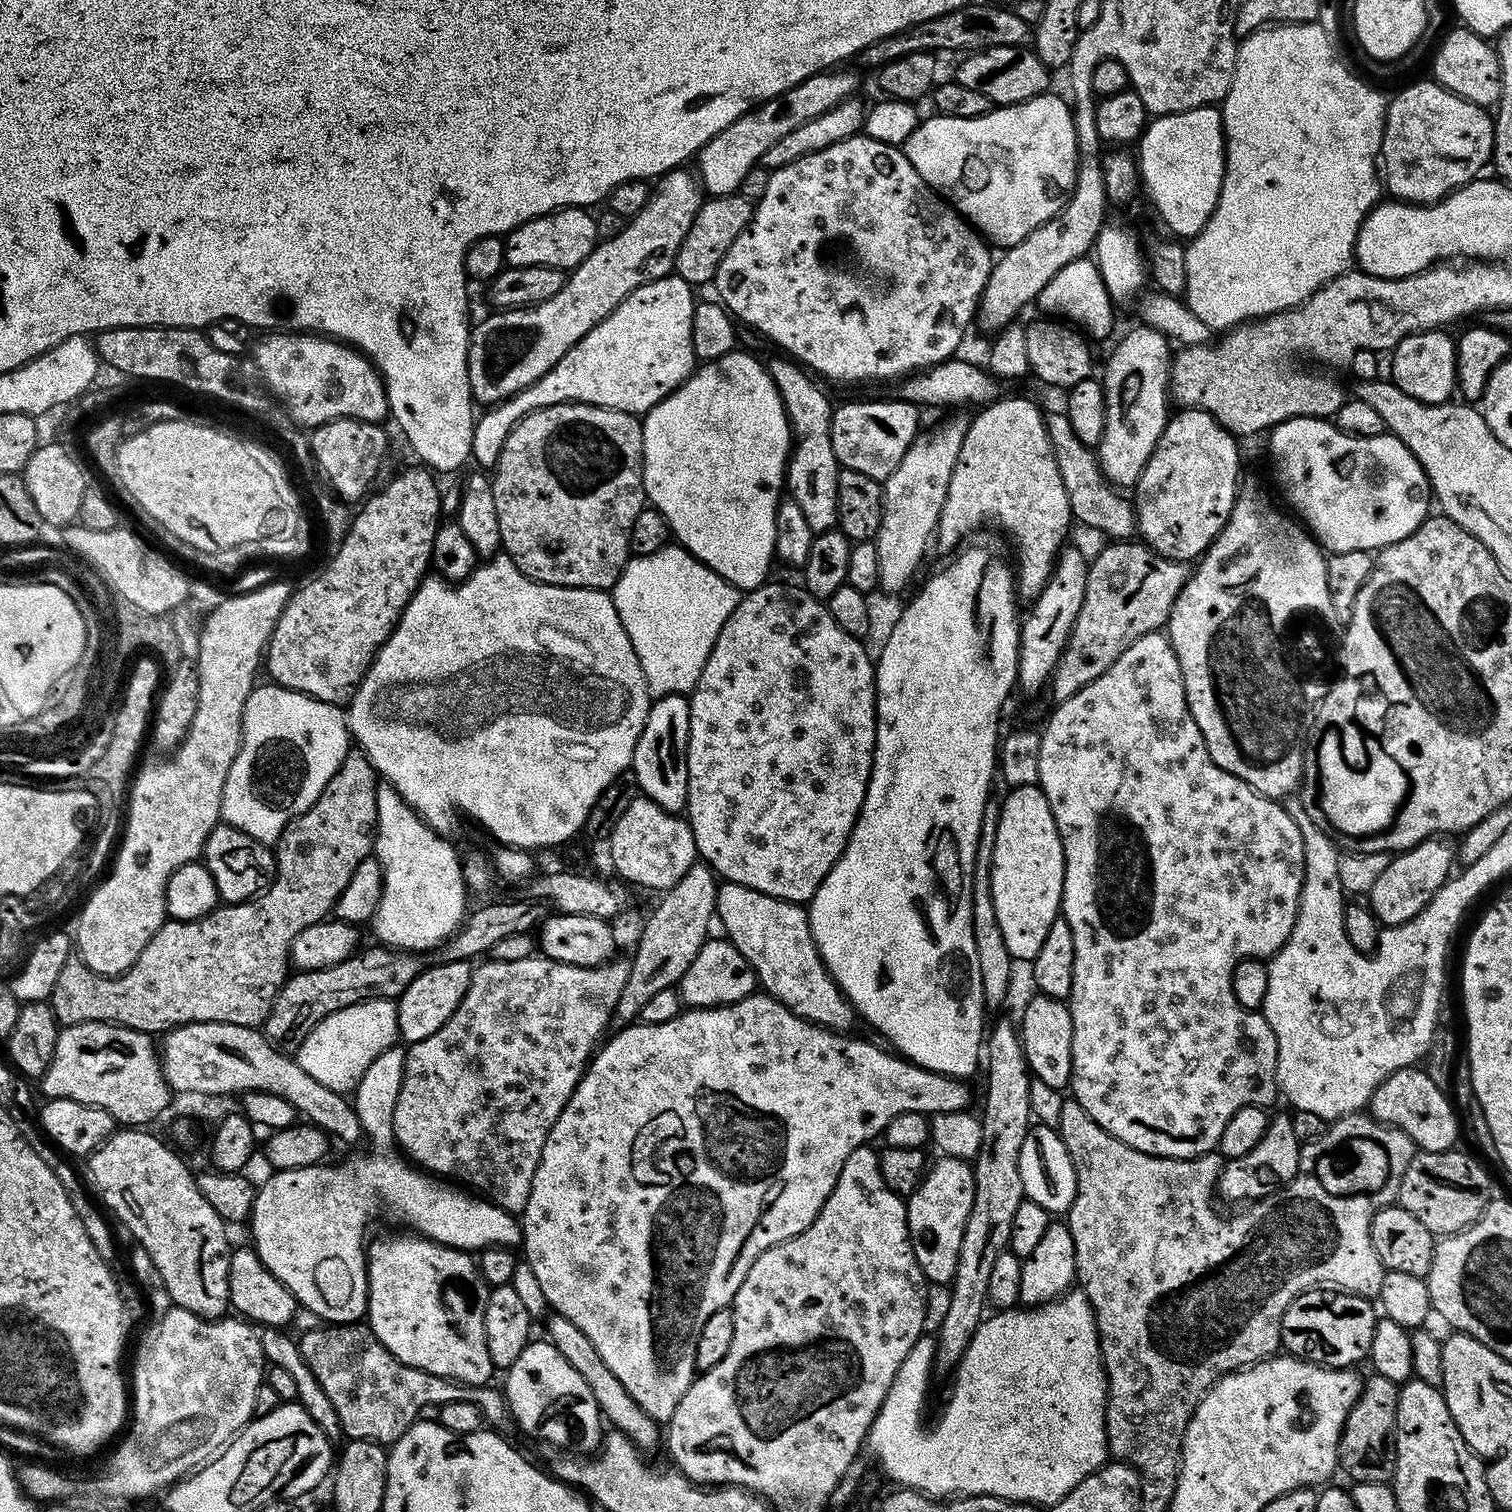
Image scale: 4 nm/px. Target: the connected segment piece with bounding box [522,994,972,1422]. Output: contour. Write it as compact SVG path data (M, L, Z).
M753 994L742 998L742 1002L734 1002L717 1008L688 1008L681 1011L680 1015L670 1018L670 1022L658 1022L657 1024L633 1022L621 1027L619 1031L620 1033L608 1045L605 1043L593 1055L584 1077L578 1082L572 1097L568 1099L567 1106L562 1110L562 1114L558 1114L554 1126L548 1131L546 1146L542 1146L538 1170L534 1170L534 1182L530 1186L530 1198L522 1213L523 1259L538 1277L538 1286L542 1286L542 1294L546 1298L549 1309L555 1315L570 1318L570 1322L574 1322L574 1326L578 1326L578 1330L582 1330L582 1334L586 1334L586 1338L590 1338L590 1342L594 1342L594 1350L598 1350L598 1354L602 1354L602 1362L606 1362L606 1366L610 1366L614 1378L618 1378L618 1382L622 1382L622 1386L626 1388L626 1394L630 1394L630 1398L634 1398L634 1402L638 1402L638 1406L642 1406L642 1410L646 1410L646 1414L650 1414L650 1418L654 1418L657 1422L666 1422L674 1414L678 1402L682 1402L682 1394L686 1394L686 1390L690 1390L693 1380L698 1375L696 1371L696 1347L698 1346L698 1334L702 1334L702 1326L706 1326L706 1318L710 1318L718 1310L731 1305L734 1294L738 1294L738 1286L742 1286L742 1278L746 1278L746 1270L750 1270L750 1266L754 1266L758 1254L770 1250L770 1246L774 1246L778 1242L802 1234L802 1230L806 1230L806 1226L810 1226L814 1222L814 1218L822 1210L826 1198L830 1198L830 1194L838 1182L838 1174L842 1174L842 1165L845 1164L846 1158L850 1158L851 1152L858 1146L872 1142L875 1136L877 1139L883 1133L885 1126L894 1118L898 1118L898 1114L906 1114L907 1112L925 1114L963 1112L969 1107L968 1103L972 1100L972 1092L964 1085L967 1083L963 1079L944 1076L941 1072L932 1072L928 1068L920 1068L911 1060L903 1059L891 1051L888 1051L889 1053L883 1052L878 1045L871 1044L868 1040L851 1040L848 1034L833 1032L832 1029L824 1028L821 1024L811 1024L809 1020L804 1020L798 1014L794 1014L789 1008L782 1006L782 1002L778 1002L774 997L767 994Z

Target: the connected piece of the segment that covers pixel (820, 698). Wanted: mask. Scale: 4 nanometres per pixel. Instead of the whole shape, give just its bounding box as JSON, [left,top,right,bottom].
[686,582,876,906]

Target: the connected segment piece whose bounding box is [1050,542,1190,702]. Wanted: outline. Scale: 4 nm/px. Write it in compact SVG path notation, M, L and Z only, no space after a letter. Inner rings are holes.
M1108 542L1096 557L1091 557L1082 610L1078 610L1078 618L1074 622L1062 658L1052 671L1050 689L1052 688L1053 701L1059 702L1078 694L1078 690L1110 670L1110 666L1114 666L1114 662L1118 662L1118 658L1122 658L1122 654L1126 654L1126 650L1130 650L1130 646L1134 646L1138 638L1151 632L1159 632L1167 625L1174 602L1190 575L1189 565L1178 560L1168 560L1143 542L1132 543L1136 542Z

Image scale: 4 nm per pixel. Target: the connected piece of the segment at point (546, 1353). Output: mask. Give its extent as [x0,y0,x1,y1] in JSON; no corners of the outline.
[502,1342,602,1454]

